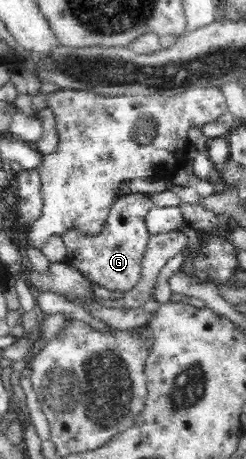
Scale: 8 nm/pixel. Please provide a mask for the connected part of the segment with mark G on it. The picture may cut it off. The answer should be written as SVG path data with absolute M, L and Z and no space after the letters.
M130 193L118 197L111 204L103 232L99 232L97 236L84 237L75 231L69 231L62 236L67 250L64 262L75 266L83 276L95 281L95 284L125 294L139 282L141 276L143 254L151 236L146 224L151 208L154 205L149 195Z

